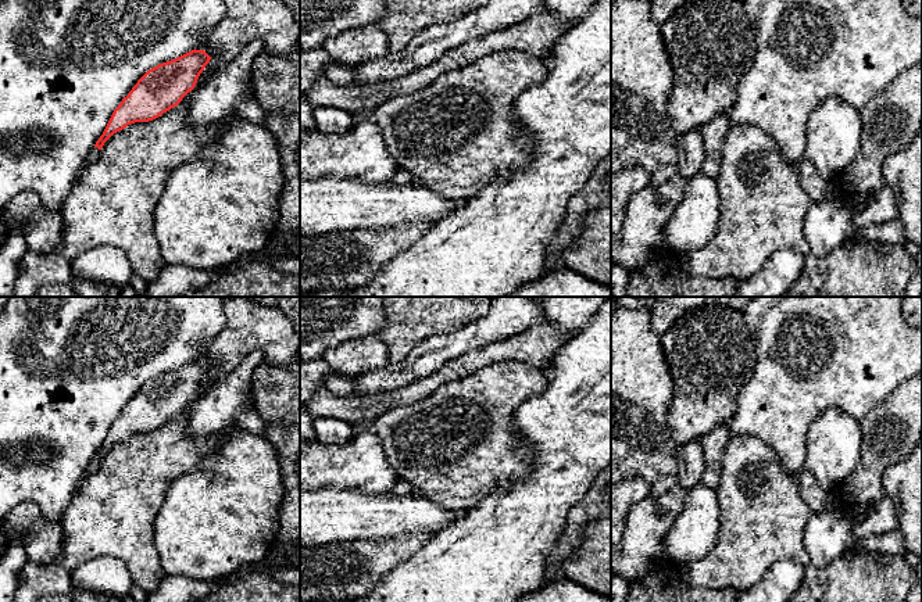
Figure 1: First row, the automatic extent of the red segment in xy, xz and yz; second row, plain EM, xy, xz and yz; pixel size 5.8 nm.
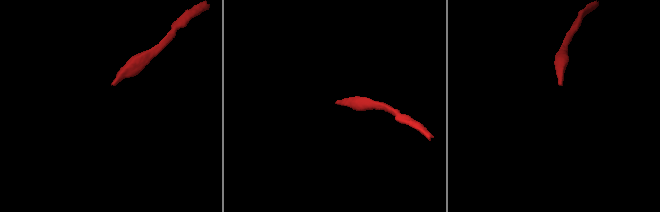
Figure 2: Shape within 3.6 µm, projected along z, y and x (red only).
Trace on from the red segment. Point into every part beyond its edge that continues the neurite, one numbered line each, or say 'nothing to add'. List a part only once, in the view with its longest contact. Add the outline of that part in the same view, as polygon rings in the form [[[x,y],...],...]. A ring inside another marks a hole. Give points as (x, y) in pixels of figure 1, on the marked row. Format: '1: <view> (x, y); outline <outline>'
1: xy (93, 154); outline [[[93,147],[87,154],[83,166],[87,166],[87,165],[96,162],[100,157],[100,153],[101,153],[101,150],[99,150],[97,147]]]

